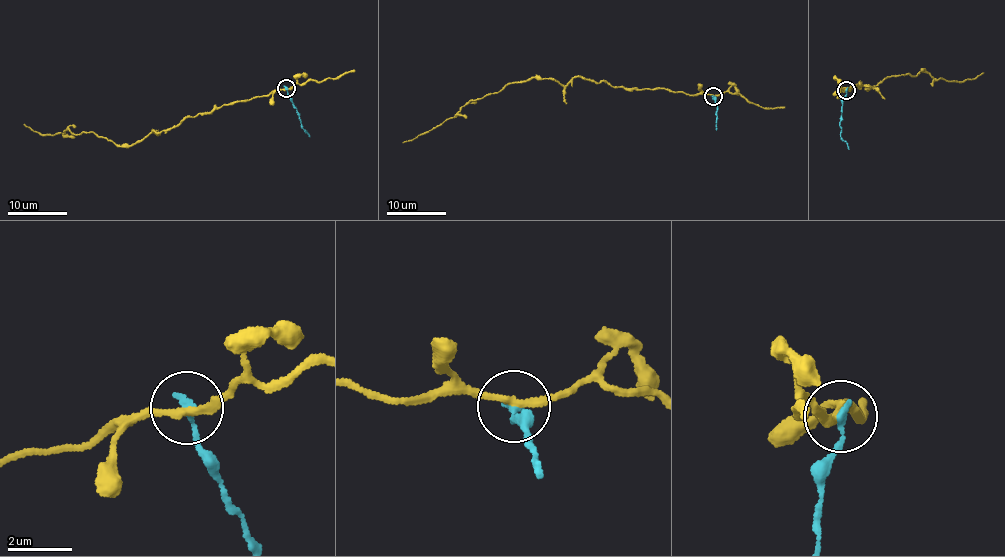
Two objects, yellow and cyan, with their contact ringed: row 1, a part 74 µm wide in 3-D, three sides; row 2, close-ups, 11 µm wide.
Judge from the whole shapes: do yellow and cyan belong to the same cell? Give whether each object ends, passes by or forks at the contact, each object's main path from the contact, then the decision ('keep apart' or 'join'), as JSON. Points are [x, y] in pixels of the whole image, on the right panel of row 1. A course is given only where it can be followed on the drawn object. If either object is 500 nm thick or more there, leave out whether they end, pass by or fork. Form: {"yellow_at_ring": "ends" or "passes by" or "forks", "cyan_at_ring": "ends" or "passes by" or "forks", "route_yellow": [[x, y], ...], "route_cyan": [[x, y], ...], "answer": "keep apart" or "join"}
{"yellow_at_ring": "passes by", "cyan_at_ring": "ends", "route_yellow": [[845, 90], [854, 84], [871, 86], [866, 88], [901, 73], [916, 76], [923, 71], [962, 82], [983, 73]], "route_cyan": [[846, 90], [840, 129], [849, 149]], "answer": "keep apart"}

